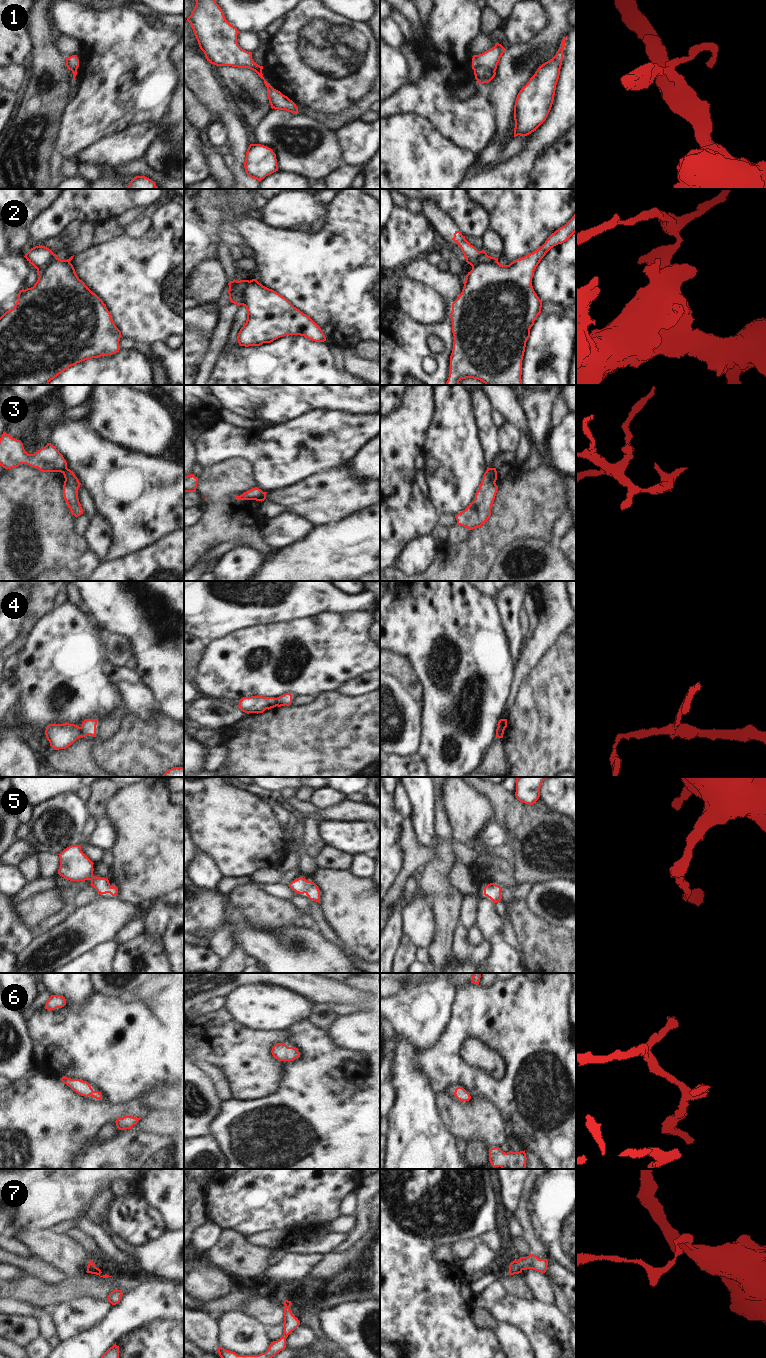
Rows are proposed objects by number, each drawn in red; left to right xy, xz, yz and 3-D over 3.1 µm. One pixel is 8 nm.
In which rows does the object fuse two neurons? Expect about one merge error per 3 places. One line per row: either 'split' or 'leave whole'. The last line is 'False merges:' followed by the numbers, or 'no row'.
1: split
2: split
3: split
4: split
5: leave whole
6: leave whole
7: leave whole
False merges: 1, 2, 3, 4

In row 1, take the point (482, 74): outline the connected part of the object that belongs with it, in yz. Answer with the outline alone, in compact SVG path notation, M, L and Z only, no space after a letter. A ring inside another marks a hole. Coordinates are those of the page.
M478 66L474 70L475 79L478 83L484 84L490 82L496 75L496 72L488 67Z

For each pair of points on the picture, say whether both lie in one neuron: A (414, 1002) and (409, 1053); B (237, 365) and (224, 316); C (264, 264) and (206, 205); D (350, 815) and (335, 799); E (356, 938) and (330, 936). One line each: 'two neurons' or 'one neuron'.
A: two neurons
B: two neurons
C: two neurons
D: two neurons
E: two neurons

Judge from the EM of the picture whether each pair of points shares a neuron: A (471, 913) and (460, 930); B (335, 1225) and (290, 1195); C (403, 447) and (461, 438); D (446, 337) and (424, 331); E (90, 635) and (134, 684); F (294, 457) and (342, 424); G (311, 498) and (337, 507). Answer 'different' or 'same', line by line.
A: different
B: different
C: different
D: same
E: different
F: same
G: same

